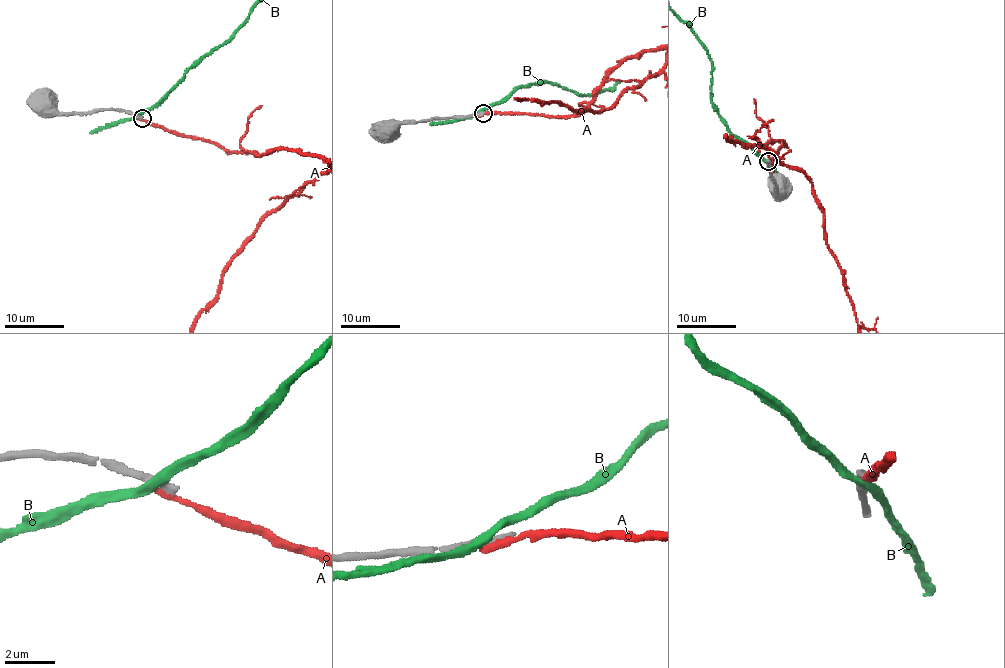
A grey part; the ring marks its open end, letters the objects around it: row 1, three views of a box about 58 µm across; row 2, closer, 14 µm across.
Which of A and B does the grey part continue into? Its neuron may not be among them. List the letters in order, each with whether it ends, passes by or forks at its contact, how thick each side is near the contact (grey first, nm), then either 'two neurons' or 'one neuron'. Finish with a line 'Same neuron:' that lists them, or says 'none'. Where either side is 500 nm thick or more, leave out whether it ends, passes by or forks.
A: it ends; calibres 320 and 320 nm; two neurons
B: it passes by; calibres 360 and 320 nm; two neurons
Same neuron: none

